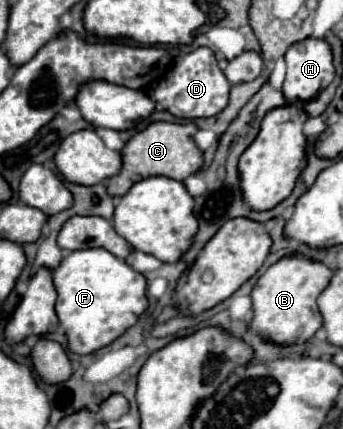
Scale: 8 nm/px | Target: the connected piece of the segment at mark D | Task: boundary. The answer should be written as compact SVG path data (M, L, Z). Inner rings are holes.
M196 48L188 54L176 56L168 74L162 80L158 80L148 94L152 100L160 102L170 114L178 118L196 120L222 112L228 104L228 92L230 92L230 82L218 68L214 52L210 48Z

